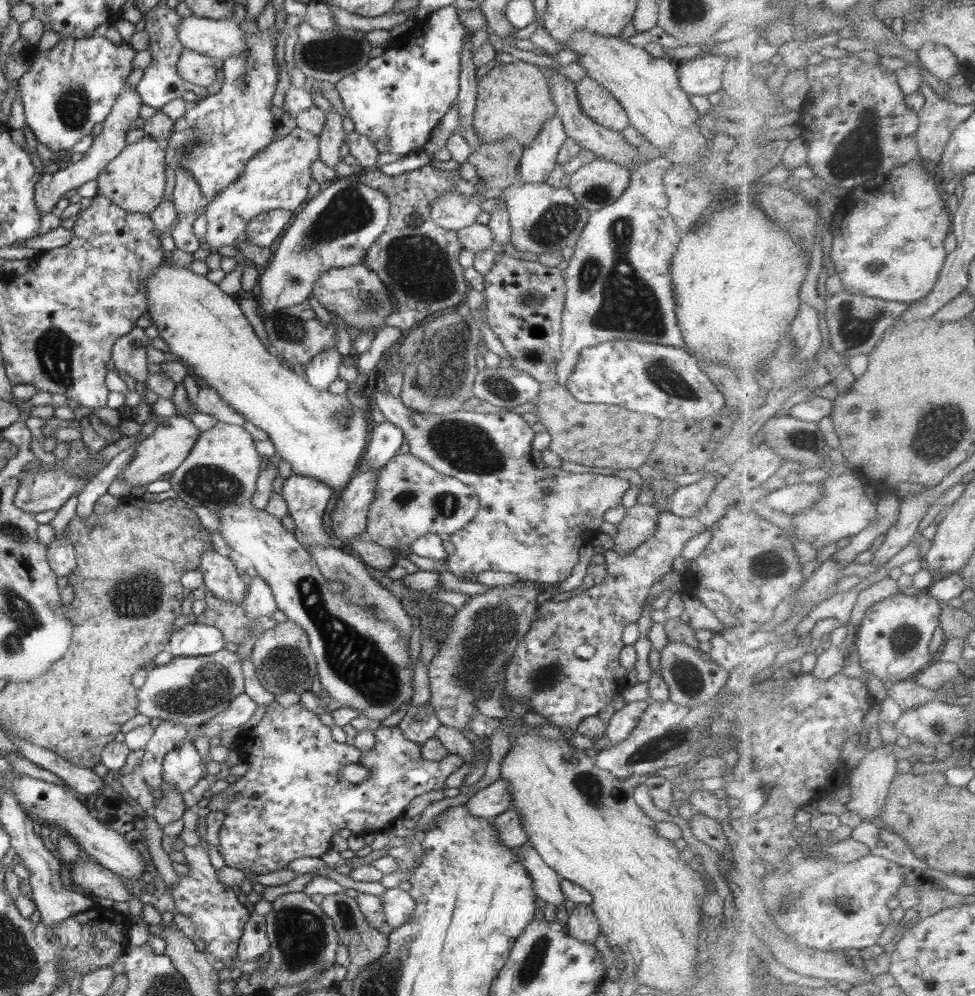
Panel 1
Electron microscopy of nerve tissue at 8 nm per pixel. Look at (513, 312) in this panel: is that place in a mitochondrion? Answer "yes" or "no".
no

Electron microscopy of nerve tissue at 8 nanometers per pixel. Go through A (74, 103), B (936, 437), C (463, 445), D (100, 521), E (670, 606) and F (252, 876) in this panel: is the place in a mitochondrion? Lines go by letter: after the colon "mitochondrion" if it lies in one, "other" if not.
A: mitochondrion
B: mitochondrion
C: mitochondrion
D: other
E: other
F: other

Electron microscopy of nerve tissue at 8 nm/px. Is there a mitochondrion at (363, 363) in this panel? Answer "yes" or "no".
no

